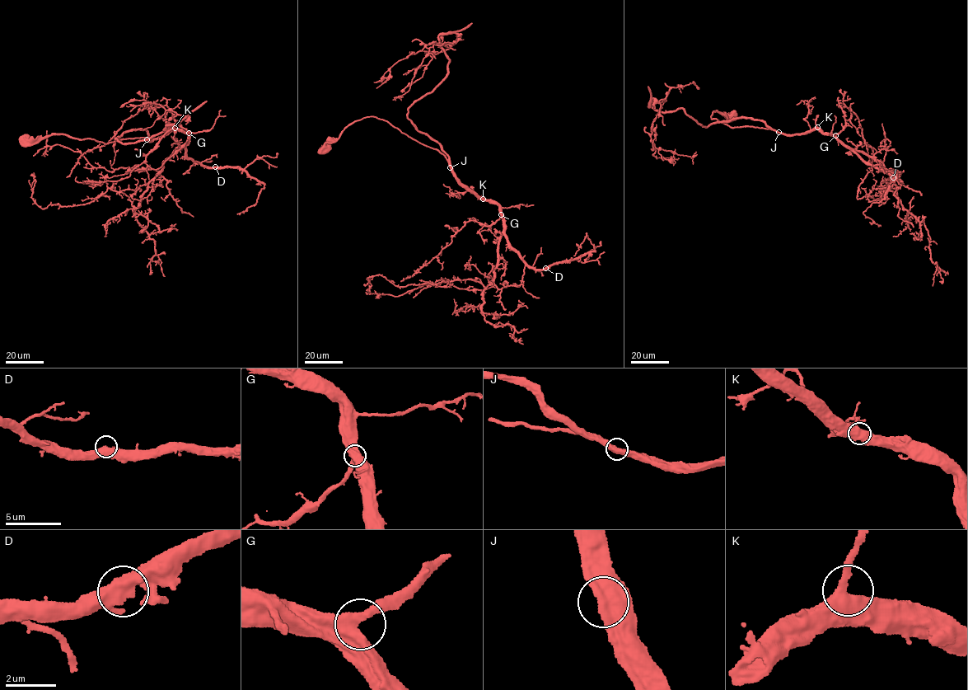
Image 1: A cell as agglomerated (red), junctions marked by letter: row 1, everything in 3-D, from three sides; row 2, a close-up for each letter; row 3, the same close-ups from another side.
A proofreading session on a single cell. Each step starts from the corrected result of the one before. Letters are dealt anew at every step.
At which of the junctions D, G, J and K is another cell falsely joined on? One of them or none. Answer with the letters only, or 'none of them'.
none of them

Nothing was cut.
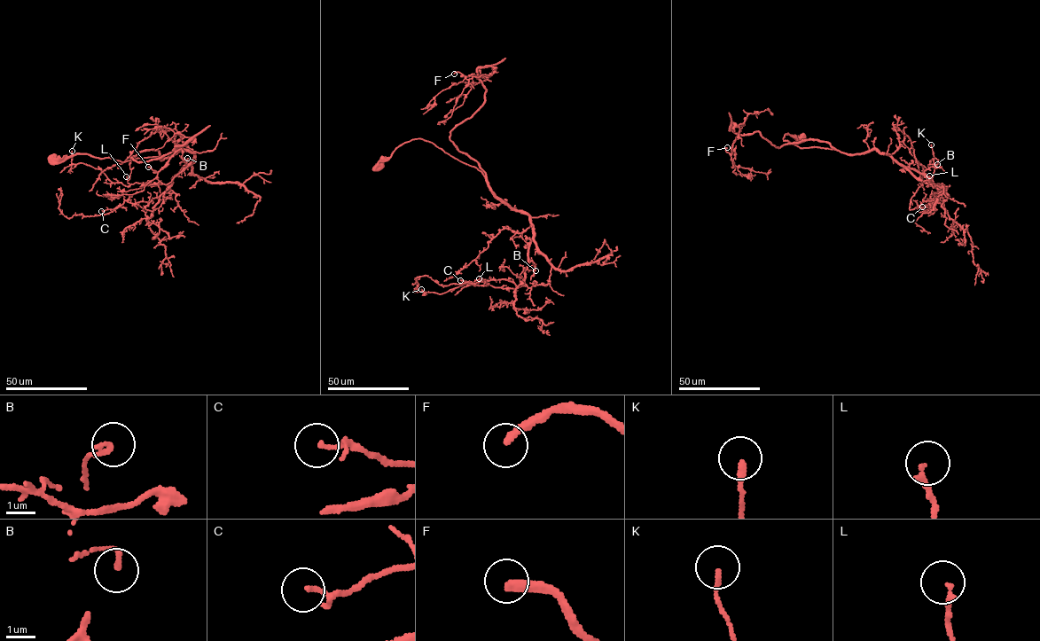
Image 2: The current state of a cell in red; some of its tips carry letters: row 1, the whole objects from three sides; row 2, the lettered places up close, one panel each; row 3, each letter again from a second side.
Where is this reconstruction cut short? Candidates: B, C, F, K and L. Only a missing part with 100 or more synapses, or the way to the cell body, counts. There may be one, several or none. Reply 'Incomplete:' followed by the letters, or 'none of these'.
Incomplete: F

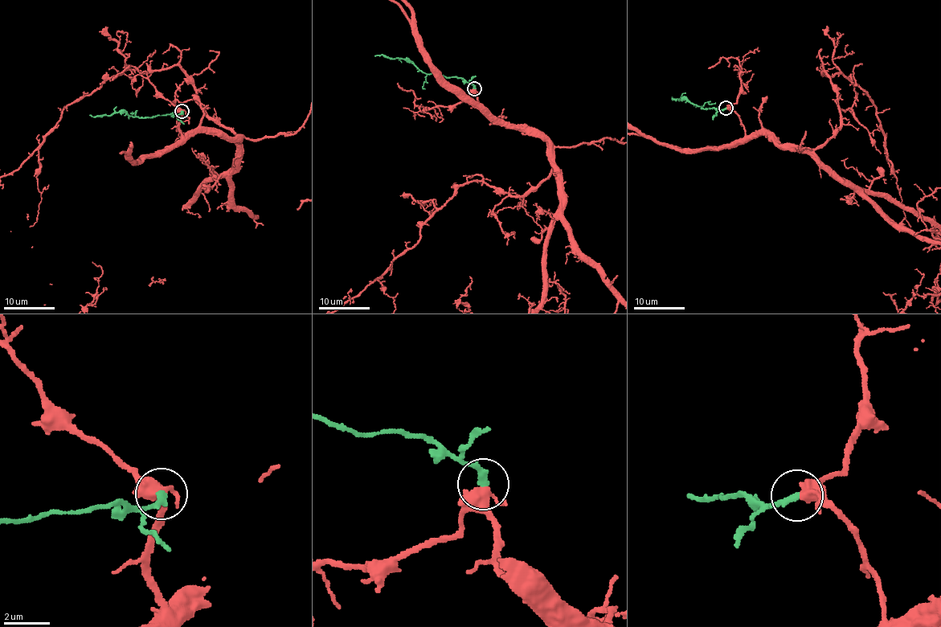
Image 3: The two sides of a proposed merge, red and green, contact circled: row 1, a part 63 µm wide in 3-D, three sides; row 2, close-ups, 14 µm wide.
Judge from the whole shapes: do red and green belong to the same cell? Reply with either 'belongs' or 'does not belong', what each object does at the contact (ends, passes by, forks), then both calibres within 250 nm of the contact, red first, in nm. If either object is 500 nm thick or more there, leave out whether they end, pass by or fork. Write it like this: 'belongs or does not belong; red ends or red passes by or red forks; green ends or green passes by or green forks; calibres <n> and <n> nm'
belongs; red forks; green ends; calibres 360 and 280 nm

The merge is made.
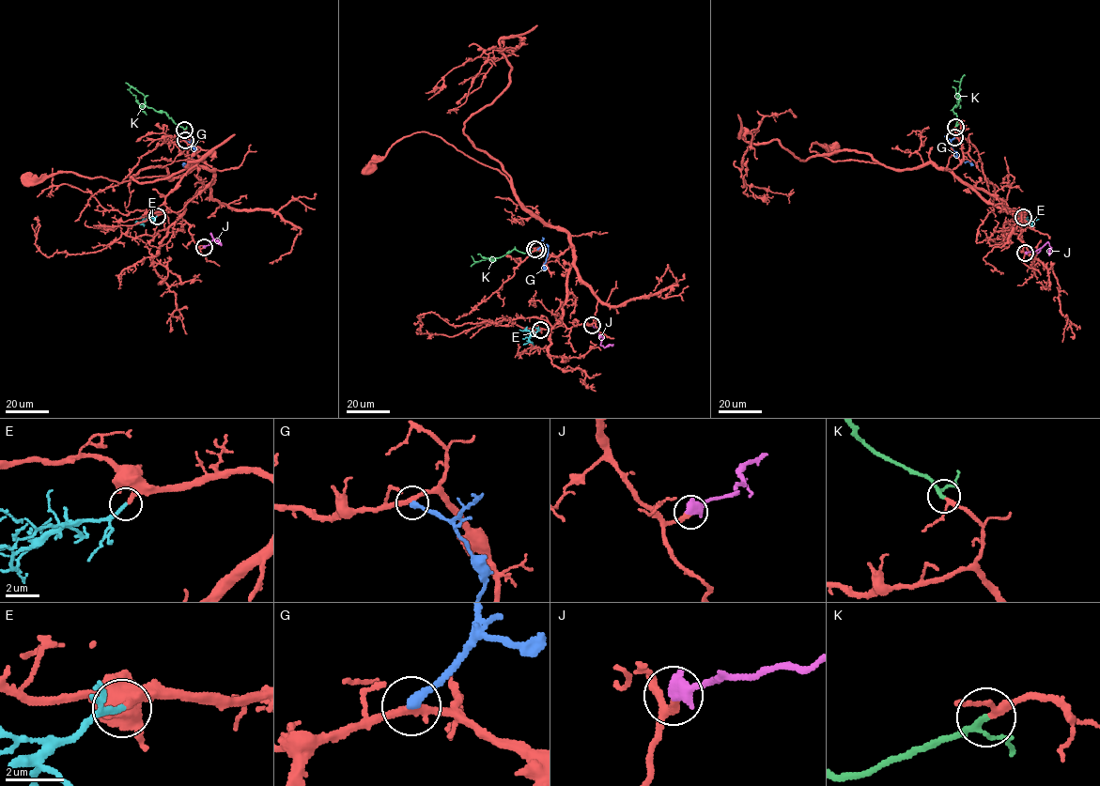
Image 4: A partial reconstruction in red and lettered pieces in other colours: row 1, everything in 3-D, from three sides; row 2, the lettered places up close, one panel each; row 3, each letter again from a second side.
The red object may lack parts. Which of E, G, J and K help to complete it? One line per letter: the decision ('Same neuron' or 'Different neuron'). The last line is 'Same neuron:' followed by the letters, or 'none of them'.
E: Same neuron
G: Different neuron
J: Same neuron
K: Different neuron
Same neuron: E, J

